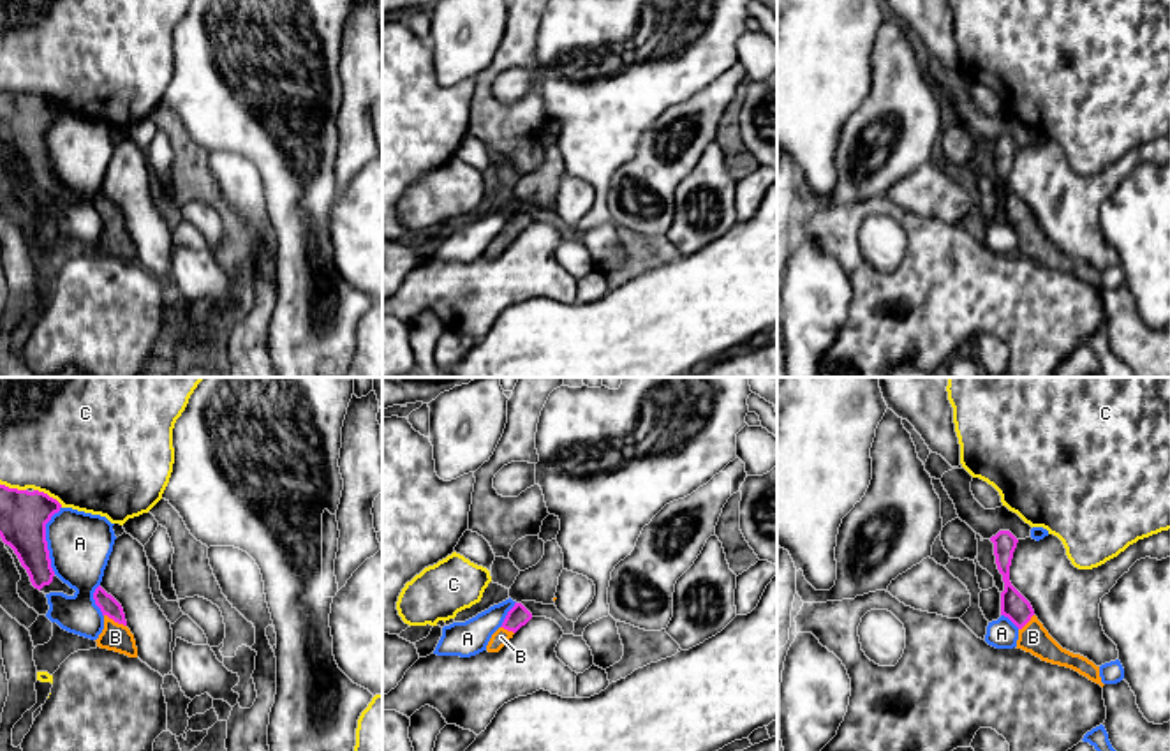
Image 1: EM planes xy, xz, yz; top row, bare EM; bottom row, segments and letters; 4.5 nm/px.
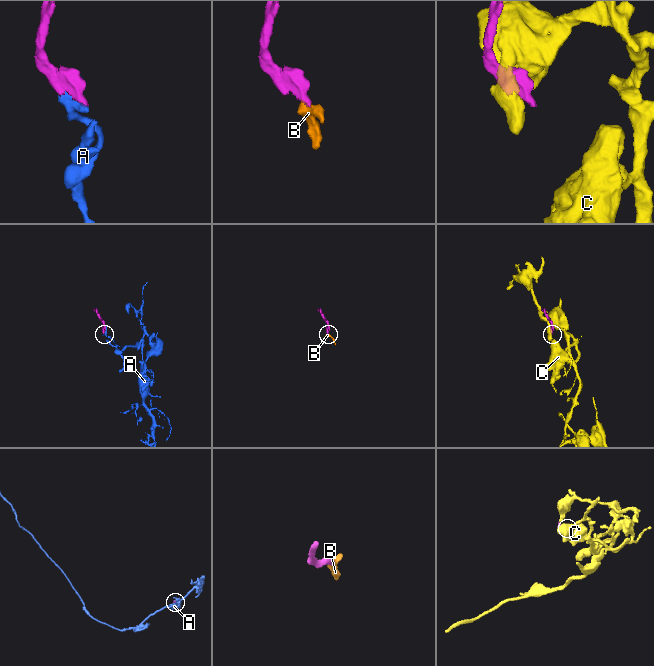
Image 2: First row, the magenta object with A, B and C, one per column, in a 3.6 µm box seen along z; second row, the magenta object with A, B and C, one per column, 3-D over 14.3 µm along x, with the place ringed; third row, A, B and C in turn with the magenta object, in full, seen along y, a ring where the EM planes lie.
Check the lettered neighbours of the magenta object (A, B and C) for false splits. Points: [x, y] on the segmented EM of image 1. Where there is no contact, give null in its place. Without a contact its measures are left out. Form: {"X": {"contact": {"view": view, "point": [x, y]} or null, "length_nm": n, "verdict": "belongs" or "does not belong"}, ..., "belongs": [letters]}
{"A": {"contact": {"view": "xy", "point": [44, 540]}, "length_nm": 320, "verdict": "does not belong"}, "B": {"contact": {"view": "xy", "point": [115, 621]}, "length_nm": 120, "verdict": "belongs"}, "C": {"contact": {"view": "xy", "point": [46, 494]}, "length_nm": 160, "verdict": "does not belong"}, "belongs": ["B"]}

